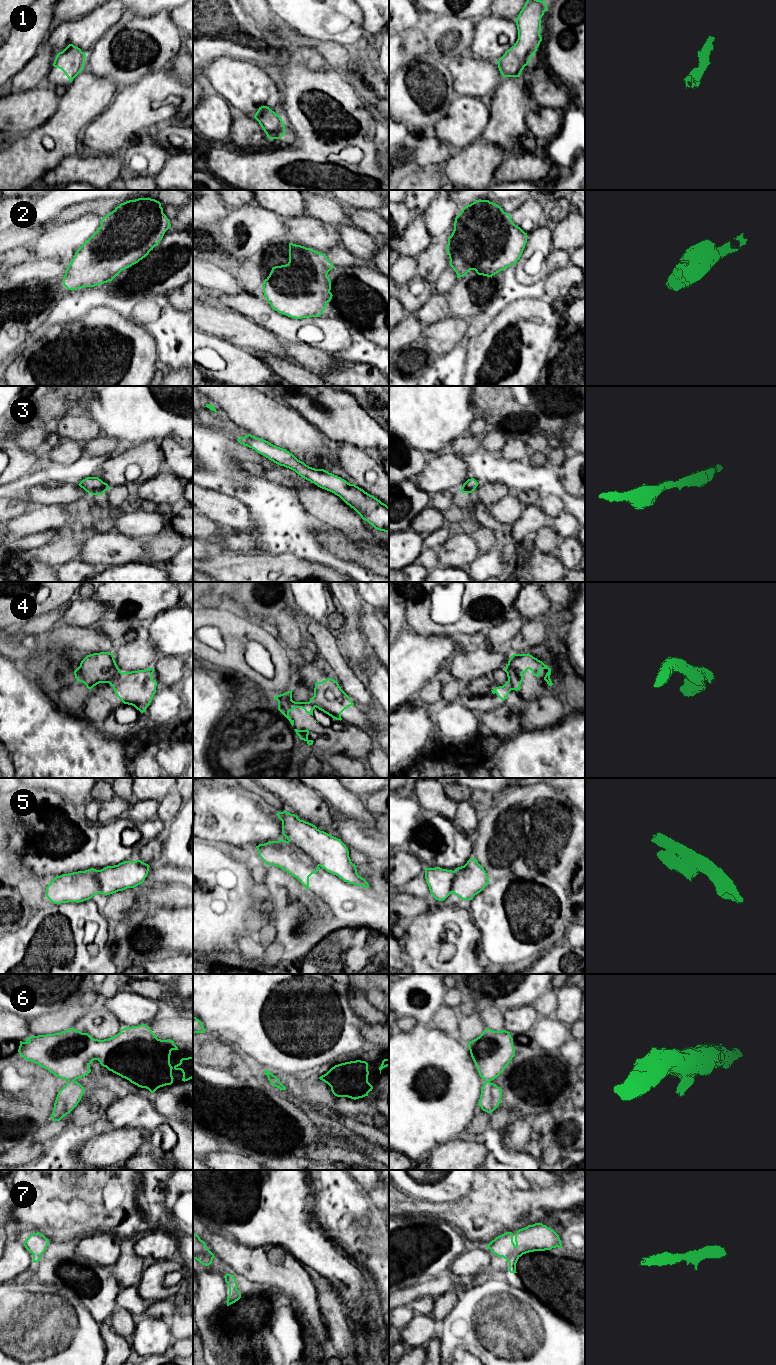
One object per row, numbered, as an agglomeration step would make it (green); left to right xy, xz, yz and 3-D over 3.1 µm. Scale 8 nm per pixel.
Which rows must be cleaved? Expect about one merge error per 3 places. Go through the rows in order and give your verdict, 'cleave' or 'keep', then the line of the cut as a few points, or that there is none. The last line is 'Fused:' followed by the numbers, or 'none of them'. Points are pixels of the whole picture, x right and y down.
1: keep | no cut
2: keep | no cut
3: keep | no cut
4: cleave | xy (122, 673), (112, 685)
5: cleave | xz (288, 840), (301, 848), (318, 866)
6: cleave | xy (74, 1080), (68, 1082)
7: keep | no cut
Fused: 4, 5, 6

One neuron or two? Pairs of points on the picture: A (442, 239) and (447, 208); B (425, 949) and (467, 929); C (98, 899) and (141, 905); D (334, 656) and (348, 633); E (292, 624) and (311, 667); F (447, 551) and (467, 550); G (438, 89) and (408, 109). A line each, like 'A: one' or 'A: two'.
A: one
B: one
C: one
D: two
E: one
F: one
G: one

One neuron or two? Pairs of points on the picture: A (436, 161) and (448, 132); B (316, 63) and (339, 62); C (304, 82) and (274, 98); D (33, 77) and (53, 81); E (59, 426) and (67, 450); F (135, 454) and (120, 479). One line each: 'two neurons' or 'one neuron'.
A: two neurons
B: two neurons
C: two neurons
D: two neurons
E: two neurons
F: one neuron

